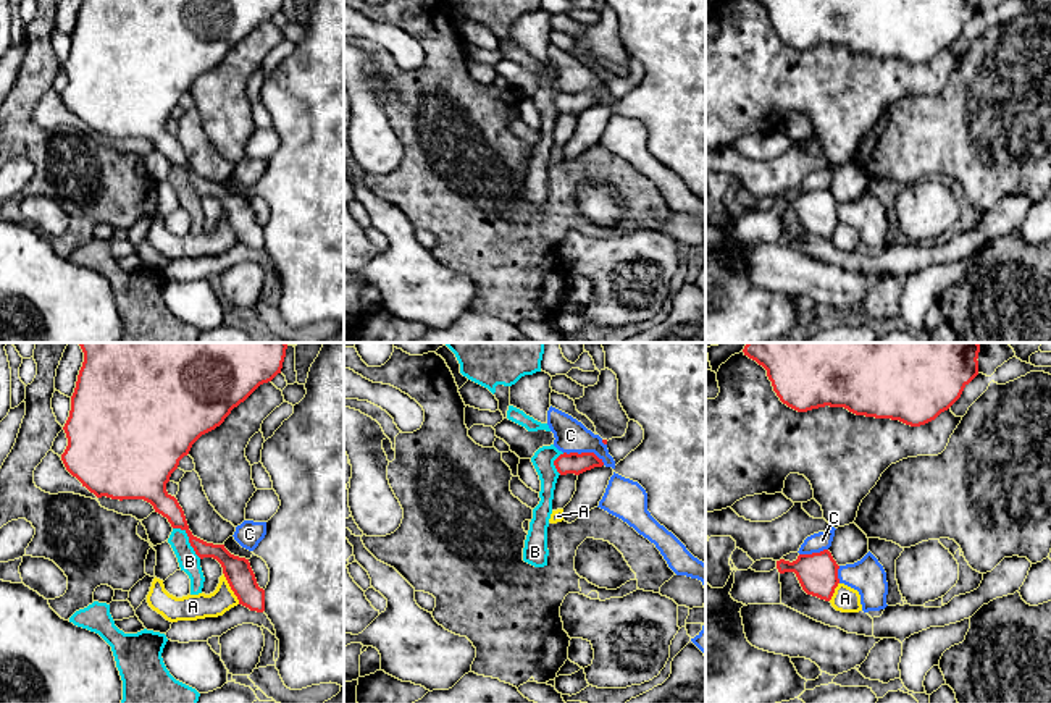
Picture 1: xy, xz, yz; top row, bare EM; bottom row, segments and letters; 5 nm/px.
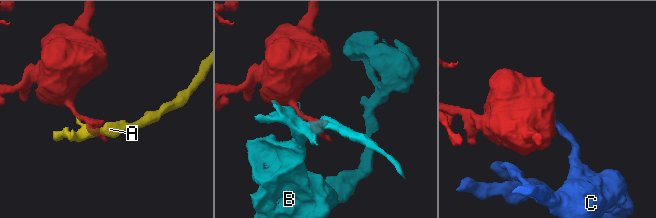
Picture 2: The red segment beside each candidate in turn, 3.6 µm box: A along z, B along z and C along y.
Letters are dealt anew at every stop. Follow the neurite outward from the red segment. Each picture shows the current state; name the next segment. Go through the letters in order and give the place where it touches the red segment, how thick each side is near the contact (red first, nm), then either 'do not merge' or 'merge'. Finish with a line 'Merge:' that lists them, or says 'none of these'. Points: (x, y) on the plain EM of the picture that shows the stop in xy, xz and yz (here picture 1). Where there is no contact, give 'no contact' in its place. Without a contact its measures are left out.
A: xy (231, 227) | 140/130 nm | do not merge
B: xy (189, 178) | 110/100 nm | do not merge
C: xz (585, 91) | 110/160 nm | do not merge
Merge: none of these

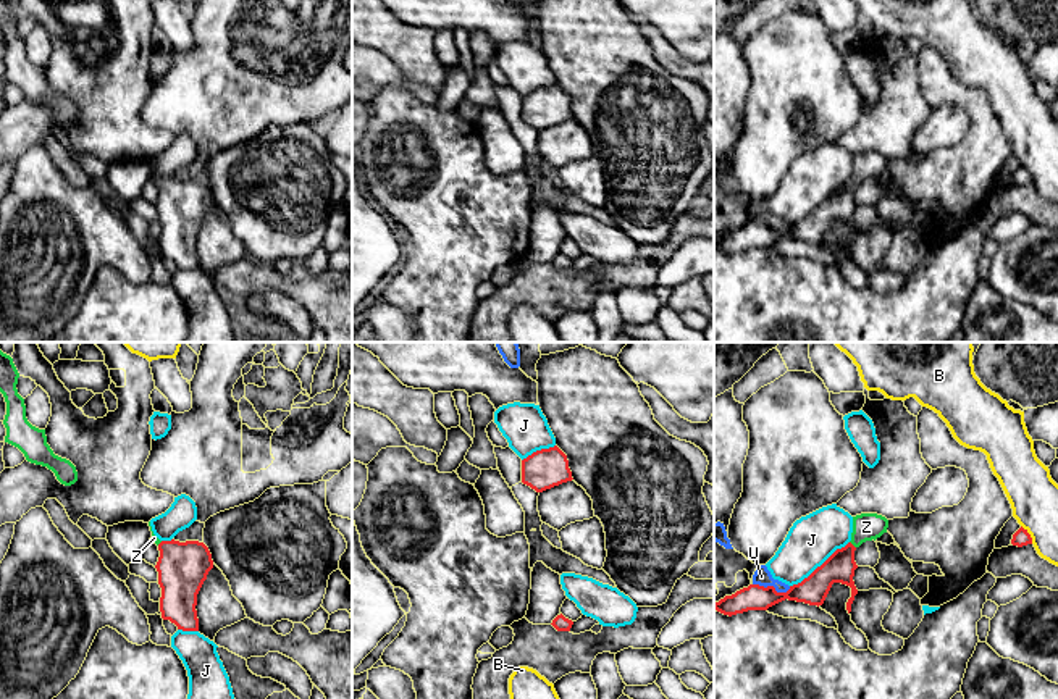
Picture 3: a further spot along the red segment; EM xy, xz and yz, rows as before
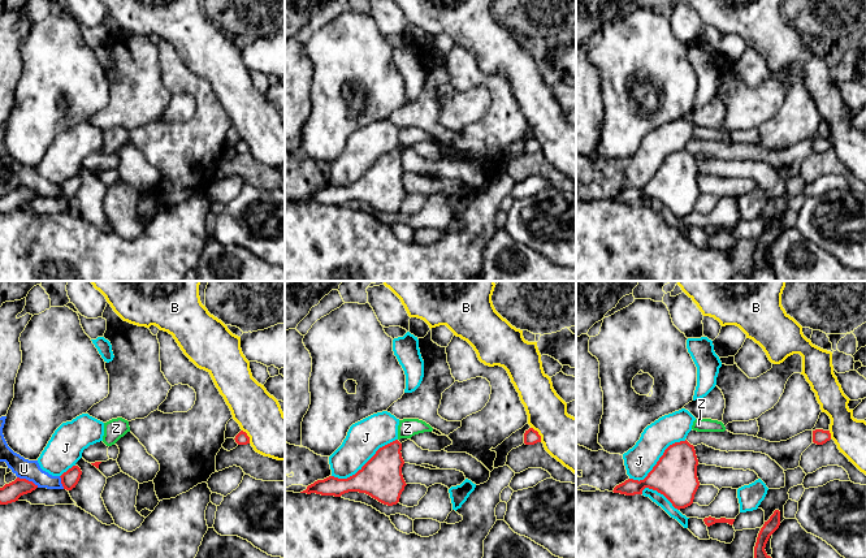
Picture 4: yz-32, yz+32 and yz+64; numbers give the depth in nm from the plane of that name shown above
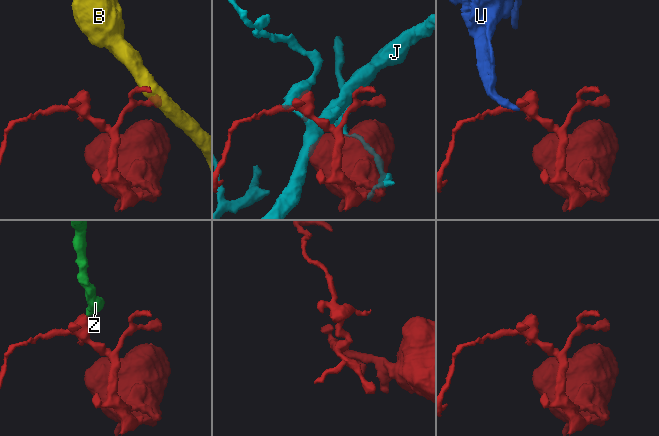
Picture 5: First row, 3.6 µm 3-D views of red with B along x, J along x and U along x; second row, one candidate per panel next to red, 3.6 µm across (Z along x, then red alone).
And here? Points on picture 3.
B: yz (1029, 173) | 80/240 nm | do not merge
J: yz (821, 204) | 150/240 nm | do not merge
U: yz (772, 225) | 140/90 nm | do not merge
Z: yz (852, 183) | 150/140 nm | merge
Merge: Z

